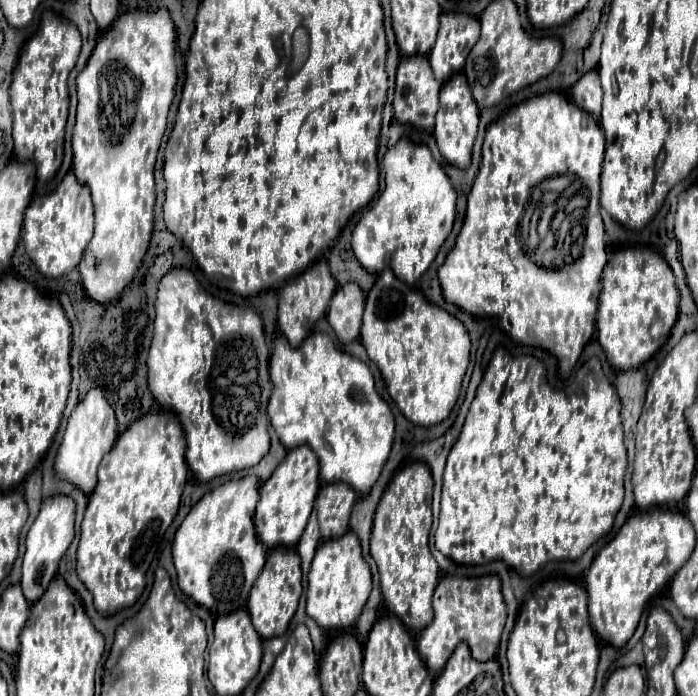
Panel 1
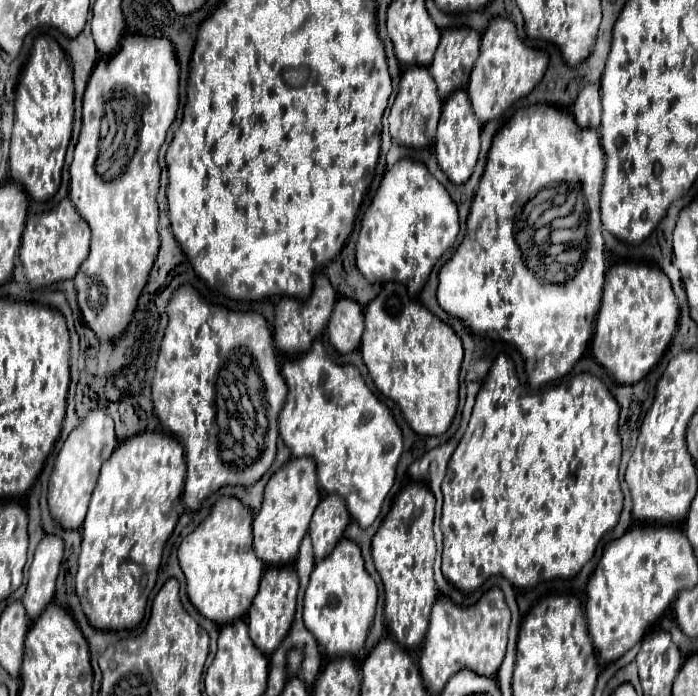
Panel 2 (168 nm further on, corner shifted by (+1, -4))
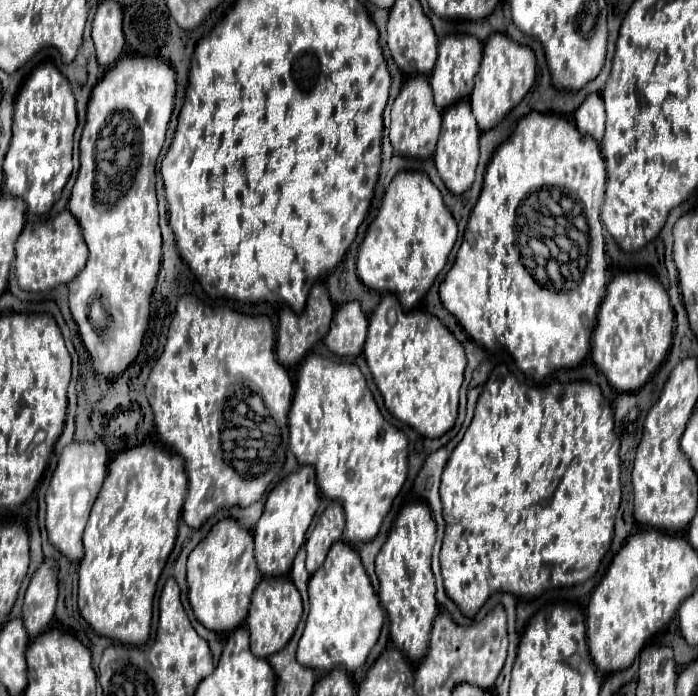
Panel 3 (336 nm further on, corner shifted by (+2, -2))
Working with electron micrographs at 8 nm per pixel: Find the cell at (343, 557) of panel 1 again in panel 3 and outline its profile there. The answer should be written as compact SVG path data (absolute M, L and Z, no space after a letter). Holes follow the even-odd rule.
M346 541L334 543L324 565L310 577L308 593L310 613L298 643L298 661L320 671L344 667L352 673L362 667L370 649L378 641L384 609L380 607L378 593L374 591L370 577L364 571L356 547Z

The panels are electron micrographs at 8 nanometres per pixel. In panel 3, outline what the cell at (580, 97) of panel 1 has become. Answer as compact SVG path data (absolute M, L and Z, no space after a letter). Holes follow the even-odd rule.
M590 93L584 103L576 109L576 127L586 133L586 135L592 135L596 141L602 139L604 135L604 103L602 103L602 97L600 93Z

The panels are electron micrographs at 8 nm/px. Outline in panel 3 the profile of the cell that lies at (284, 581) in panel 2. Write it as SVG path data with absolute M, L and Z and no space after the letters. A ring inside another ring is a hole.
M288 575L264 577L252 595L252 605L248 613L248 631L252 639L252 651L256 657L270 657L274 651L280 651L296 631L296 625L302 617L302 599L300 591L294 587Z

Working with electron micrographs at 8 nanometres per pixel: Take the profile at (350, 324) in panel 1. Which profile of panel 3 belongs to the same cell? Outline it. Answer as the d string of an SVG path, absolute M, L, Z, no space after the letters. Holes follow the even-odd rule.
M358 301L344 303L330 323L330 331L324 339L326 347L336 355L358 355L364 347L368 319L360 309Z

